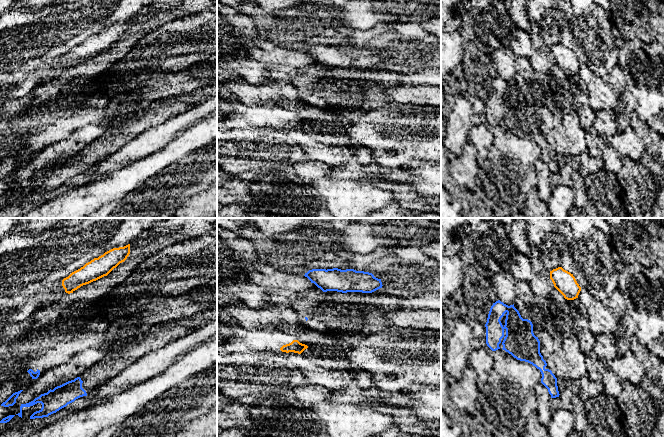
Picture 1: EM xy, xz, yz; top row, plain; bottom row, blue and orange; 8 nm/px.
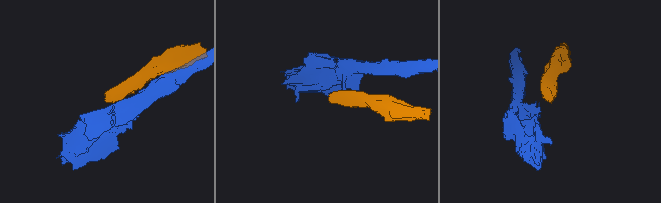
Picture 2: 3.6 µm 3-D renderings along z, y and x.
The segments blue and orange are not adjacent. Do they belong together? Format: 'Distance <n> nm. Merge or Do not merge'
Distance 180 nm. Do not merge

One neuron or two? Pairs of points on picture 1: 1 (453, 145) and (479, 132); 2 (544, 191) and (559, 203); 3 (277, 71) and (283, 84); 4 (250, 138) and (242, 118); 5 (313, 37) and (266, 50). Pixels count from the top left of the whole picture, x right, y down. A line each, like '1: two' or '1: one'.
1: two
2: two
3: two
4: two
5: two

